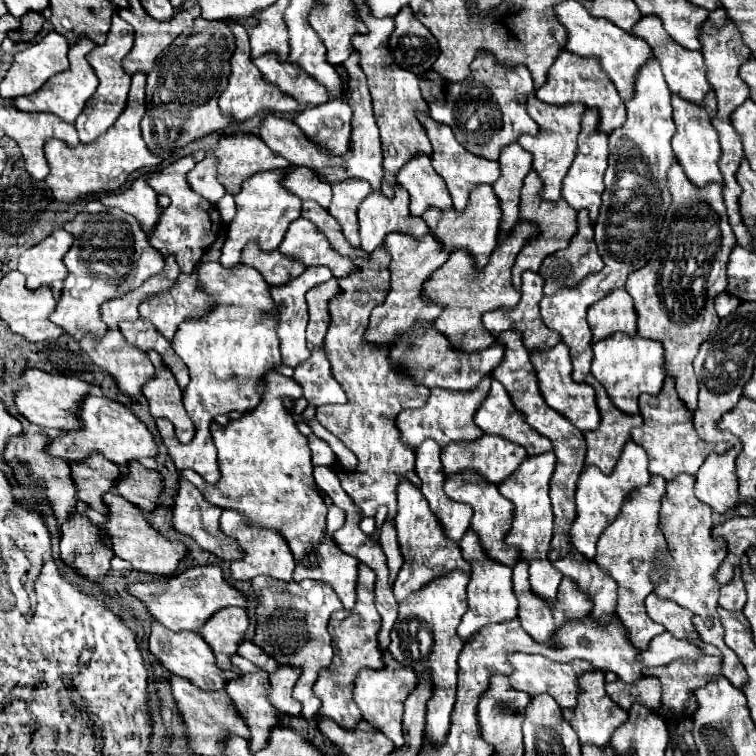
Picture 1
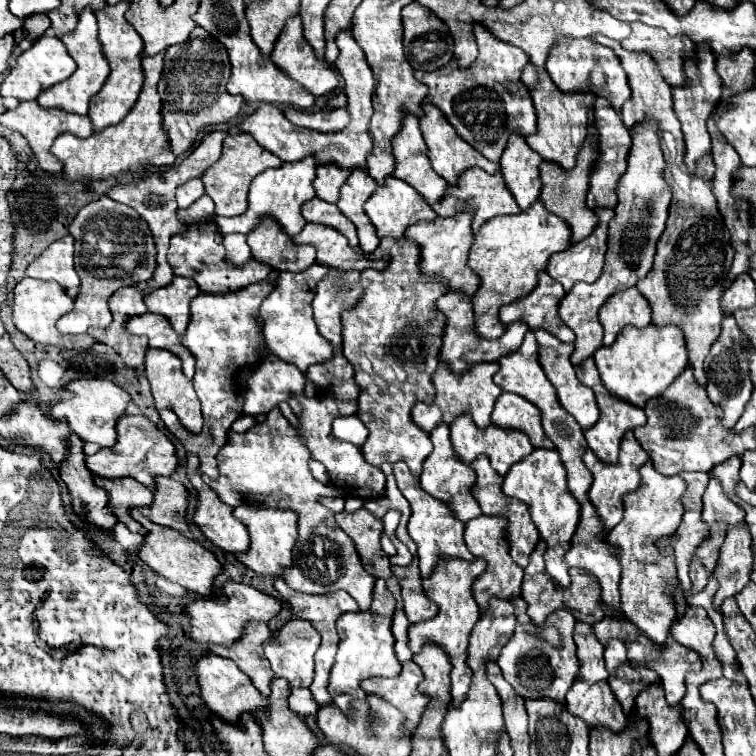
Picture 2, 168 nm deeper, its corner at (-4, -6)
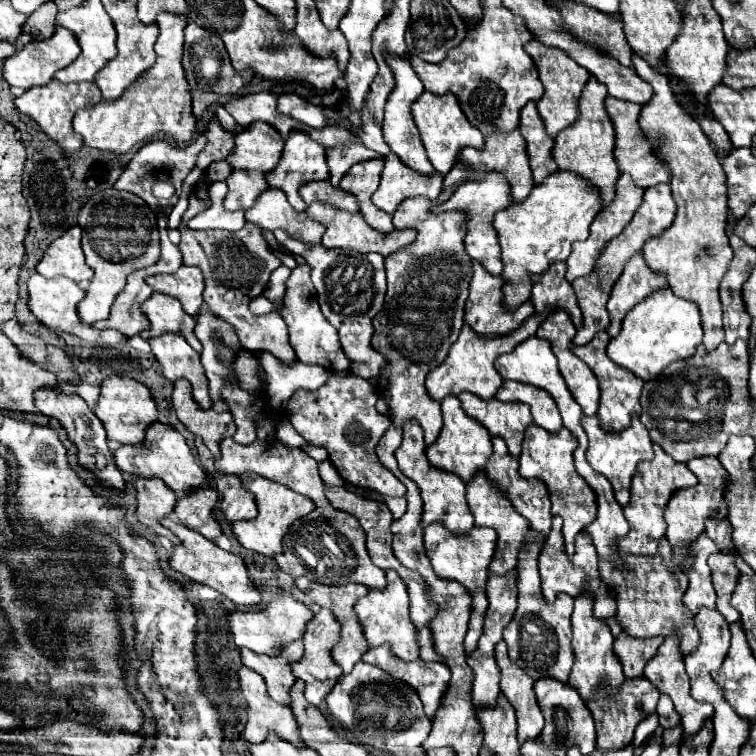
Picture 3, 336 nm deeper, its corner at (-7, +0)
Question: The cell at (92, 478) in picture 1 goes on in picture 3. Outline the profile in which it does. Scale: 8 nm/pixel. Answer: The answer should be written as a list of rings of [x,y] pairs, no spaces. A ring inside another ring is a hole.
[[[138,478],[134,482],[136,490],[138,490],[138,520],[148,526],[152,532],[166,536],[170,542],[180,544],[180,540],[176,536],[170,534],[170,530],[166,530],[160,520],[170,516],[178,498],[174,494],[174,490],[170,490],[160,478]]]

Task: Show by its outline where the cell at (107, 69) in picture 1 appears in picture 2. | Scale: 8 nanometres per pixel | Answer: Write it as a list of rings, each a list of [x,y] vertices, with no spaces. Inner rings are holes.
[[[127,2],[115,4],[115,6],[107,6],[101,12],[97,12],[97,20],[99,20],[99,42],[103,46],[103,56],[109,62],[111,74],[107,76],[103,88],[93,96],[91,104],[89,104],[89,118],[93,124],[93,132],[101,132],[109,126],[115,126],[117,122],[121,122],[129,110],[133,108],[139,90],[143,86],[143,72],[141,72],[141,50],[143,50],[143,40],[137,34],[137,30],[125,20],[125,10],[129,8]]]

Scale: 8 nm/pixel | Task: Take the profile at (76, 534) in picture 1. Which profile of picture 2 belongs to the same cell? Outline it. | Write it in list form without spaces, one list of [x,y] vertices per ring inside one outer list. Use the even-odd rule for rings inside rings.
[[[71,434],[71,454],[59,466],[61,480],[65,482],[73,508],[81,506],[87,514],[87,520],[103,530],[111,530],[117,524],[117,518],[107,510],[107,494],[93,484],[93,474],[85,466],[83,442],[79,436]]]

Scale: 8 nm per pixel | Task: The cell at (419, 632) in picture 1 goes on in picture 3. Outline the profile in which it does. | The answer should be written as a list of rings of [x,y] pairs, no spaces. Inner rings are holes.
[[[434,522],[432,526],[426,528],[424,534],[426,542],[426,552],[432,562],[432,568],[440,578],[448,580],[458,580],[460,584],[466,586],[474,600],[472,616],[470,616],[470,628],[464,640],[466,654],[472,654],[476,650],[476,642],[482,634],[482,624],[484,624],[484,614],[488,610],[488,598],[486,598],[486,578],[488,578],[488,564],[494,558],[496,550],[496,530],[492,528],[472,528],[468,534],[450,534],[450,530],[444,530],[440,522]]]

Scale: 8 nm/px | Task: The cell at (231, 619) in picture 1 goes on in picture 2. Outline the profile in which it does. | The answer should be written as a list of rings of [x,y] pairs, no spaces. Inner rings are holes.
[[[245,624],[243,632],[241,632],[241,640],[237,640],[235,644],[235,652],[241,650],[241,658],[235,660],[237,668],[241,668],[241,672],[245,672],[251,680],[253,686],[263,694],[269,696],[269,682],[275,676],[269,668],[269,660],[263,654],[263,642],[271,640],[271,632],[267,628],[267,624]]]

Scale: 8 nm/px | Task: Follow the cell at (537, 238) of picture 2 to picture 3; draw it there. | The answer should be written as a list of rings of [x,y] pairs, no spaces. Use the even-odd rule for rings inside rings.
[[[558,170],[544,178],[544,184],[534,186],[528,198],[494,216],[494,228],[502,246],[502,278],[506,280],[502,290],[508,308],[516,308],[530,298],[532,274],[542,274],[552,262],[566,260],[572,240],[588,238],[588,228],[600,210],[602,198],[592,182],[584,180],[576,172]]]

